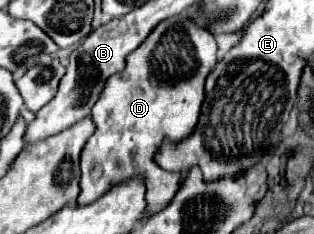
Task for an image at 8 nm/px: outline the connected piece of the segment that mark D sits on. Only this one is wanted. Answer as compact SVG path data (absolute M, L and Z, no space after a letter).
M166 19L126 57L126 67L106 81L90 115L96 123L96 131L84 145L80 157L82 177L78 205L88 205L114 185L138 175L150 191L150 197L146 197L148 217L170 203L186 173L170 173L158 167L154 155L158 147L162 147L162 141L178 143L196 129L204 101L204 81L218 61L216 51L214 35L202 29L202 25L194 25L190 19Z

